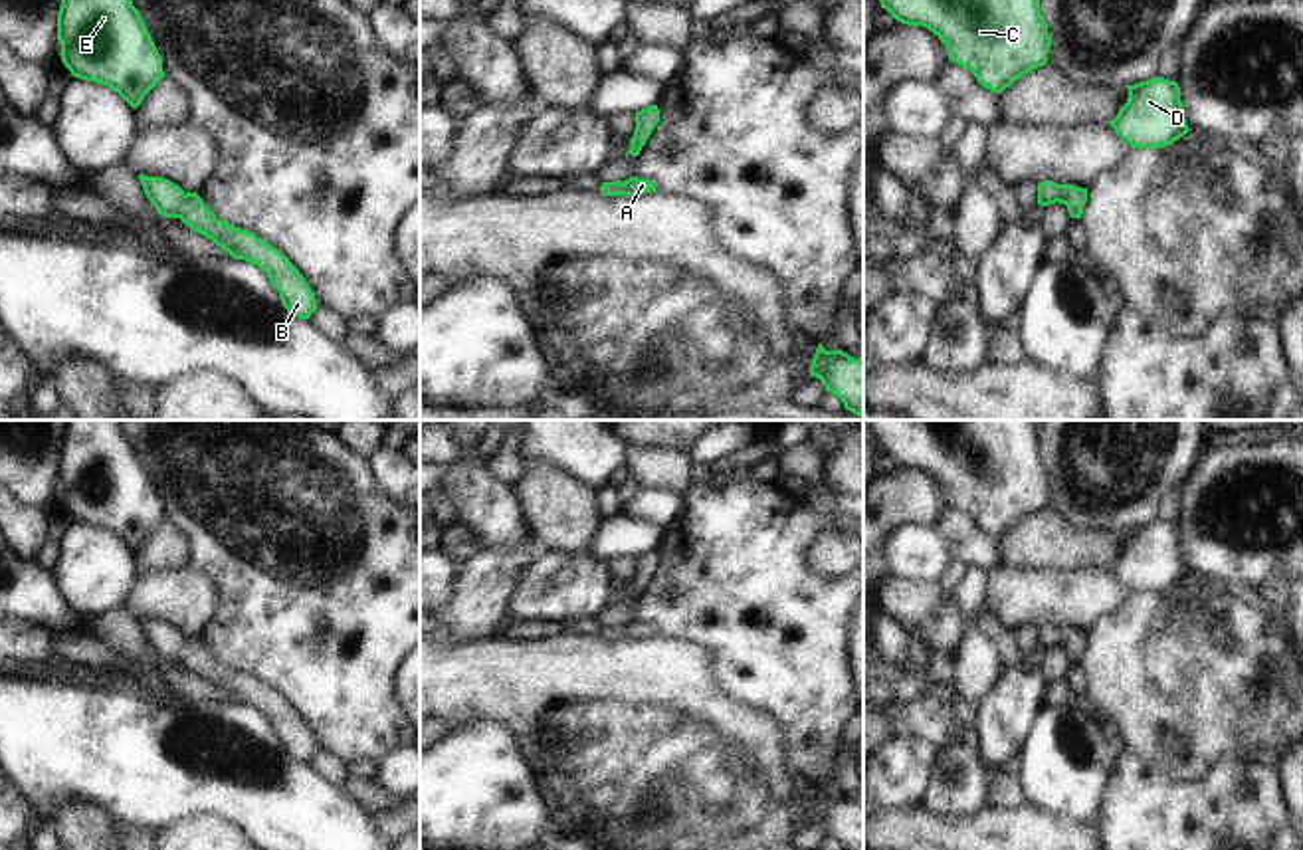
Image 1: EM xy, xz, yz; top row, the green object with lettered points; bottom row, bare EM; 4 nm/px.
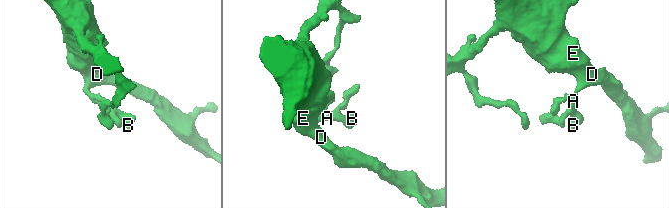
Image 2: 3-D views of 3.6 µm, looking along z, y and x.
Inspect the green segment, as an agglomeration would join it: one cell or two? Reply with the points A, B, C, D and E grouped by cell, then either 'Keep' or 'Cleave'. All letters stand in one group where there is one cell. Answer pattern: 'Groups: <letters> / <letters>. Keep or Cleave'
Groups: A B C D E. Keep

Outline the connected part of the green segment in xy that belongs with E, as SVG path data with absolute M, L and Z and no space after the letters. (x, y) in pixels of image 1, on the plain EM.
M65 420L57 483L73 521L111 531L133 553L164 521L162 501L119 420Z

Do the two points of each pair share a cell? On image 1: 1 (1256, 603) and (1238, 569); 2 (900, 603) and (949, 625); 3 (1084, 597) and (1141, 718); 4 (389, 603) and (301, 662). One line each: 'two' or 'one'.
1: two
2: one
3: two
4: one

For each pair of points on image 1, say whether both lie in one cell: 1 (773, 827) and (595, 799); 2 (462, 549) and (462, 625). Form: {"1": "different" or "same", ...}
{"1": "same", "2": "different"}

